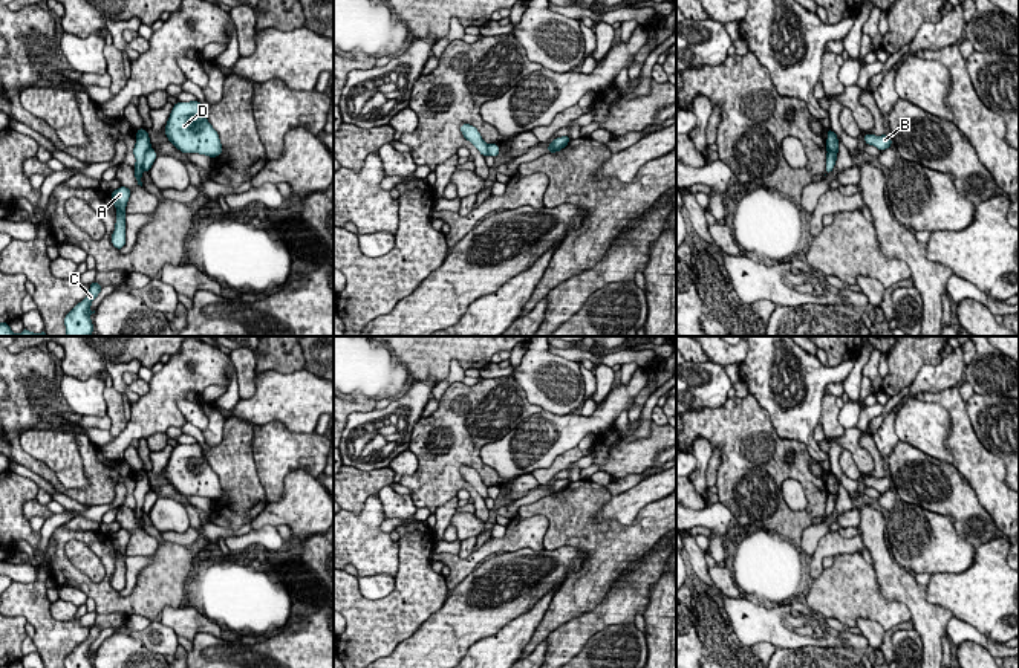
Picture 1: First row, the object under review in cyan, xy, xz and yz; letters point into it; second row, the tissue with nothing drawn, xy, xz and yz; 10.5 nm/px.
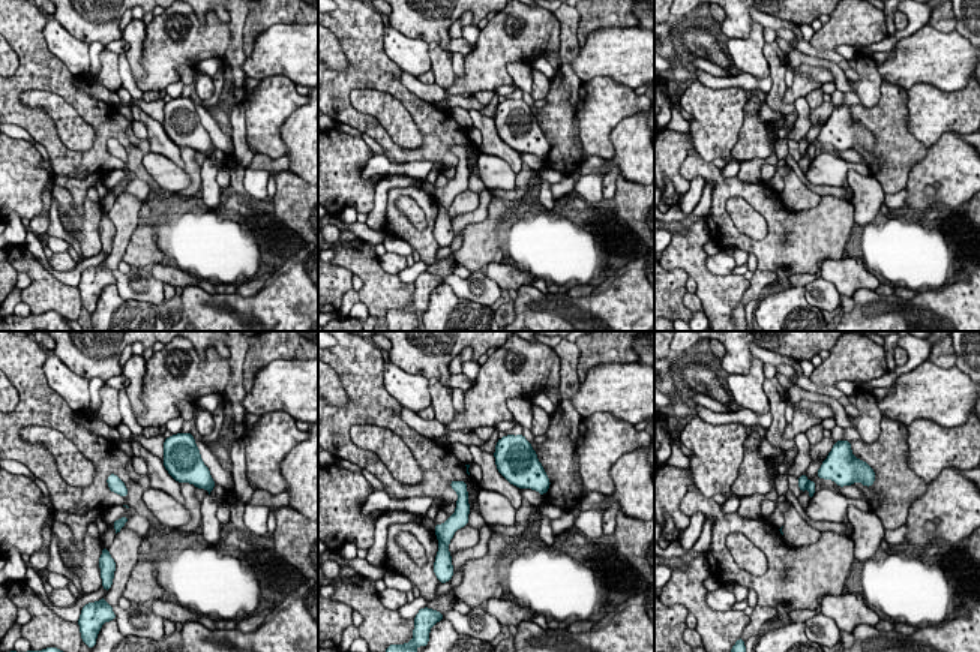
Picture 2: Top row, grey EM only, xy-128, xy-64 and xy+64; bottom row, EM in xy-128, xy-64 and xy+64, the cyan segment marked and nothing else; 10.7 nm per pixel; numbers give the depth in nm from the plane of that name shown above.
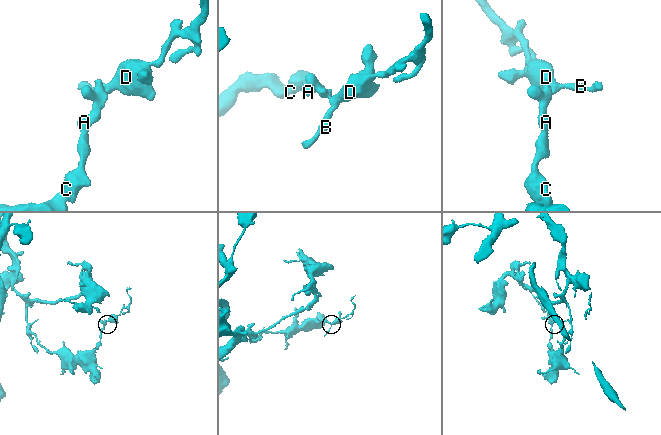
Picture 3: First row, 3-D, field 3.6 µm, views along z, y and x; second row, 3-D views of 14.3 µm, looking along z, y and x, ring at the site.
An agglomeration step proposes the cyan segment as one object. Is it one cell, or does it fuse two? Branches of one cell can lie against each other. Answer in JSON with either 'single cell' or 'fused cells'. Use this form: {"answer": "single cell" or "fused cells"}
{"answer": "fused cells"}

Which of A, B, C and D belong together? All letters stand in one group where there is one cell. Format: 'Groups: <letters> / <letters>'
Groups: A C / B D

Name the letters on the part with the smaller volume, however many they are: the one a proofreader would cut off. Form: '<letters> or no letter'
B, D

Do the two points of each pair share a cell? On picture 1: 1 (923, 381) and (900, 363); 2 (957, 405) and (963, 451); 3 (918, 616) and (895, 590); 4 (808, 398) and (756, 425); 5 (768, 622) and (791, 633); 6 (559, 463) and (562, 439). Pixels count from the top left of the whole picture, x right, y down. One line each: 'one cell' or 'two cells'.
1: two cells
2: one cell
3: one cell
4: two cells
5: one cell
6: two cells

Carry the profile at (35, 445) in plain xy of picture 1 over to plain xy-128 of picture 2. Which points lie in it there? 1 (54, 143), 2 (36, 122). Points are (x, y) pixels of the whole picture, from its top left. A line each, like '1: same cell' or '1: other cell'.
1: other cell
2: other cell

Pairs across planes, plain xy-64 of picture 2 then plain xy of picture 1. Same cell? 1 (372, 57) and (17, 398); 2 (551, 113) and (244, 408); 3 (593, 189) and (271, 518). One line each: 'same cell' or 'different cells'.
1: same cell
2: different cells
3: different cells

